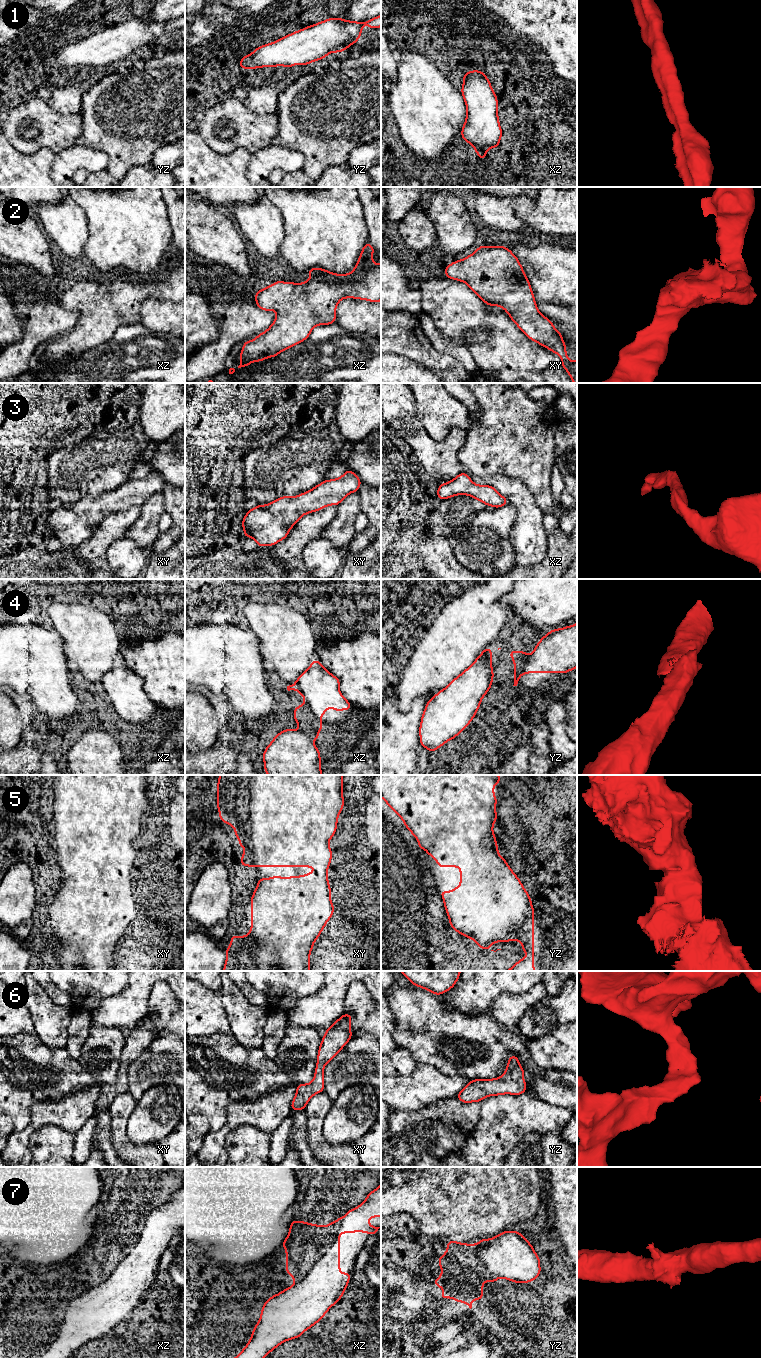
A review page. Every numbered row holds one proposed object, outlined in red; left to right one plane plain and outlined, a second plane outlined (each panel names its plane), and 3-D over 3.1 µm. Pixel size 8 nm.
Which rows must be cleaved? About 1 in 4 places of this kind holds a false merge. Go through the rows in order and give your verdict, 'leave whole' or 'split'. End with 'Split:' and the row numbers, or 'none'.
1: leave whole
2: leave whole
3: leave whole
4: split
5: leave whole
6: leave whole
7: leave whole
Split: 4

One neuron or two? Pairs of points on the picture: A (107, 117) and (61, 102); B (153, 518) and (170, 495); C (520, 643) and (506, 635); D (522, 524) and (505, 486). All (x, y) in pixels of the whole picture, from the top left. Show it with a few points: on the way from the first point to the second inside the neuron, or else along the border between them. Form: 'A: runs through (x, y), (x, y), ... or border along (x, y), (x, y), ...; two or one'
A: border along (83, 95), (80, 132); two
B: border along (161, 492), (164, 498), (165, 510); two
C: runs through (517, 640), (514, 637), (509, 637); one
D: runs through (523, 514), (523, 502), (515, 494); one

